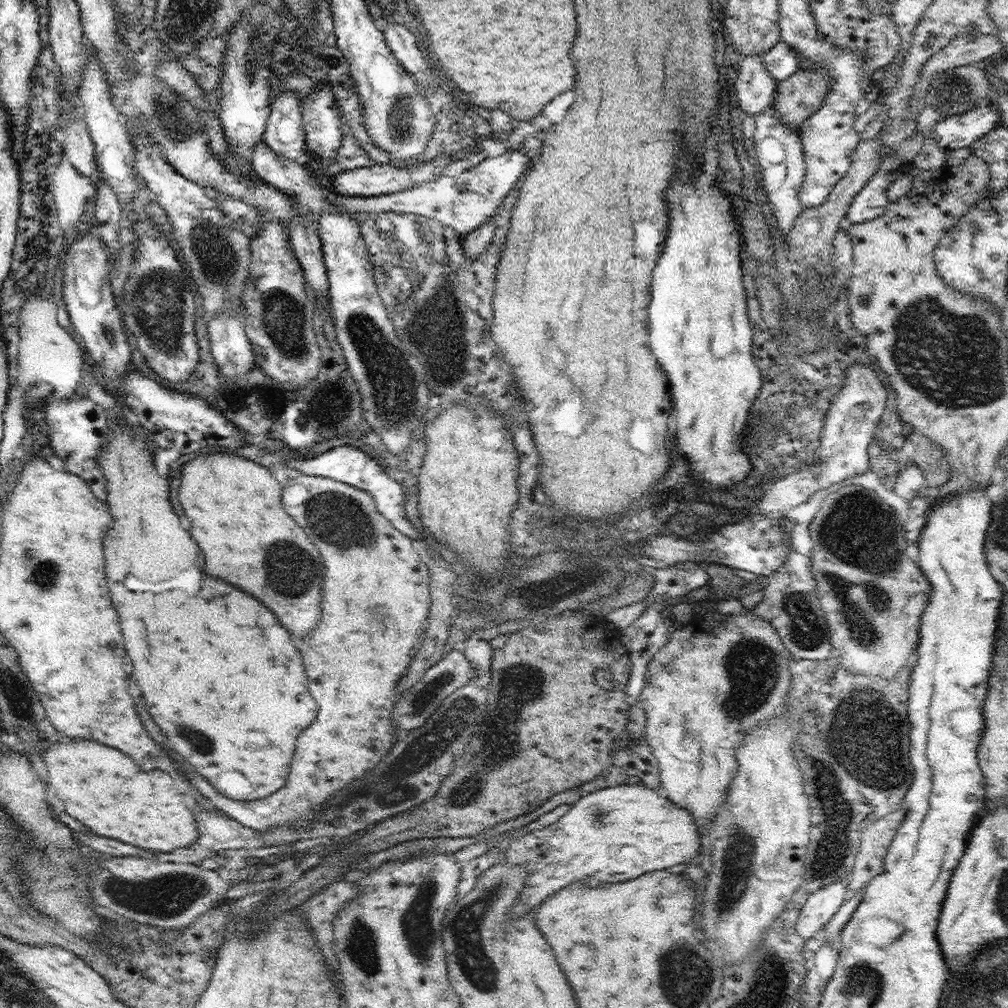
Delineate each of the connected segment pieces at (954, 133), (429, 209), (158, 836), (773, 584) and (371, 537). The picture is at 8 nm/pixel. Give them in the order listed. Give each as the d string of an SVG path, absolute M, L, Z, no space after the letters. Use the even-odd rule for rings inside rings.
M976 108L970 114L943 118L933 126L936 144L946 150L964 149L1000 126L1001 113L992 108Z
M520 148L506 150L498 157L485 158L479 165L466 169L458 176L440 175L429 183L416 185L402 192L366 196L366 198L374 198L372 202L368 200L368 210L374 210L374 212L394 210L394 212L418 214L436 219L465 238L472 230L493 220L498 207L502 205L502 200L512 190L516 181L528 170L529 164L531 164L530 156L524 154L524 150Z
M80 738L46 750L44 762L50 784L56 786L58 798L64 802L64 810L94 834L158 852L172 852L198 842L194 814L168 772L142 772L120 750Z
M791 548L786 562L770 578L752 578L754 582L764 582L764 597L752 612L772 624L780 640L784 642L793 658L824 660L831 658L831 632L820 608L817 584L812 573L811 558Z
M291 474L284 484L282 504L318 548L326 564L322 618L318 620L314 636L306 636L300 642L302 648L298 648L304 660L309 691L319 708L317 717L298 738L298 748L292 758L286 788L274 792L268 798L254 801L222 798L222 794L218 794L204 778L200 778L200 774L188 774L190 782L202 794L206 794L206 798L212 800L213 806L222 814L260 833L274 830L282 824L288 824L300 833L308 830L314 820L324 816L330 796L346 789L354 780L365 778L390 752L402 735L396 727L398 723L392 718L394 706L400 698L396 692L398 682L404 678L416 653L418 640L424 636L422 632L431 606L426 564L418 558L411 538L378 512L372 494L328 477Z

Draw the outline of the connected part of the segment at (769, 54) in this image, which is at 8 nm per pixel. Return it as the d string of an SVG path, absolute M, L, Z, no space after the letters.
M778 41L762 56L766 70L778 83L790 78L800 68L800 56L788 46L788 42Z

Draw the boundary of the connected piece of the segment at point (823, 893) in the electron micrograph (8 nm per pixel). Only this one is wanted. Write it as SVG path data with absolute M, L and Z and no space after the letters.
M834 882L830 886L822 886L814 892L808 902L801 908L802 914L796 920L796 931L804 938L804 942L819 936L824 926L832 920L836 911L847 900L848 890L844 882Z

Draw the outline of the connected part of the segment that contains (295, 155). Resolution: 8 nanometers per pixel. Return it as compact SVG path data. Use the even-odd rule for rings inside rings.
M282 92L270 105L271 112L263 132L263 142L276 154L294 161L305 158L306 132L302 102L296 92Z

